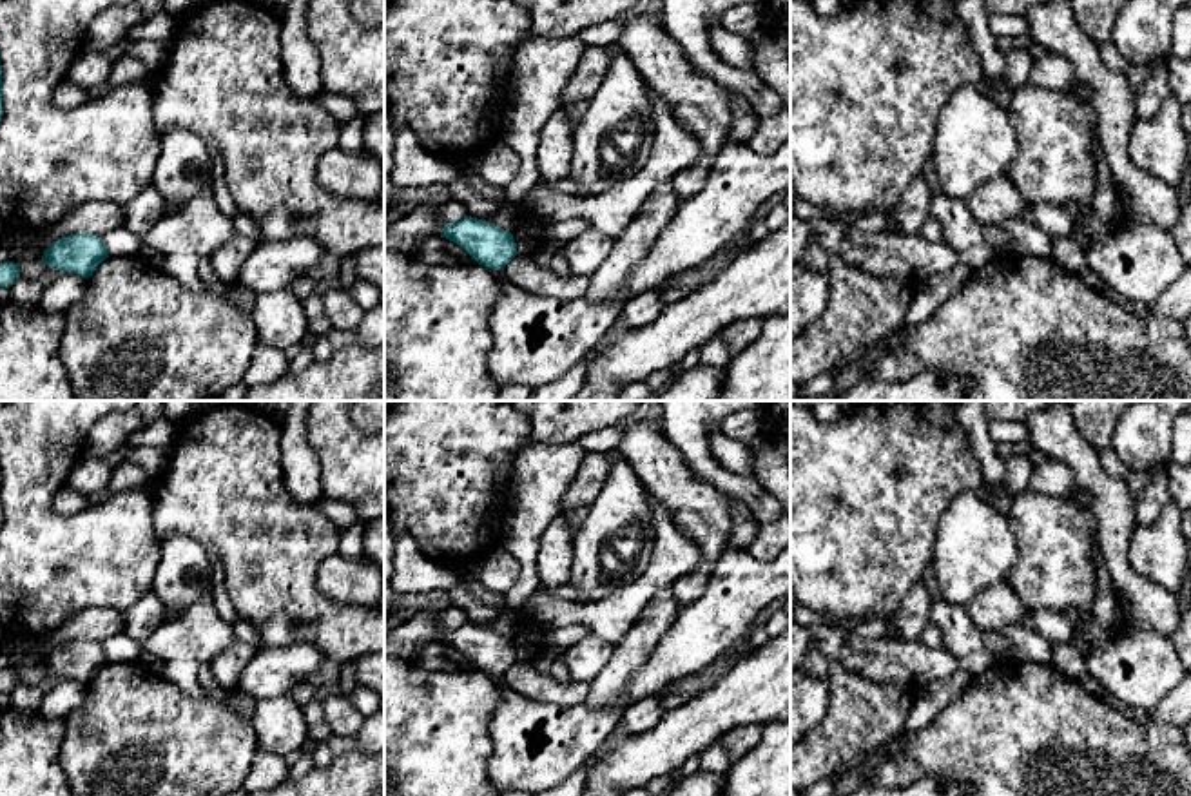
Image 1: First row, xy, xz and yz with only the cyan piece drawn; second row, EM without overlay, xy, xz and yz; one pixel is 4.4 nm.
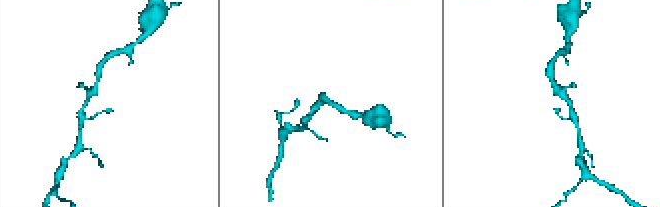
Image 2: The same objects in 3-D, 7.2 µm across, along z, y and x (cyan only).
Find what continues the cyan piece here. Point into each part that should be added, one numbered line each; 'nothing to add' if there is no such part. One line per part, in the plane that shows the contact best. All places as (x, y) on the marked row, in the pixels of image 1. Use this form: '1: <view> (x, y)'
nothing to add

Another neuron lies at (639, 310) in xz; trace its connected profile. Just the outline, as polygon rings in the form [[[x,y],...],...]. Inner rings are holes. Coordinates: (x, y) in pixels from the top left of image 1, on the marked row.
[[[658,290],[638,294],[624,301],[613,326],[620,330],[640,328],[656,319],[662,314],[663,306],[665,305],[662,303]]]

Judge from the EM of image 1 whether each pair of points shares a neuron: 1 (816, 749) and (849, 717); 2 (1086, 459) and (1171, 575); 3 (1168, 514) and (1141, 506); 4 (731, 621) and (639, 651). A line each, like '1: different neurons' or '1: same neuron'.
1: same neuron
2: different neurons
3: different neurons
4: different neurons

